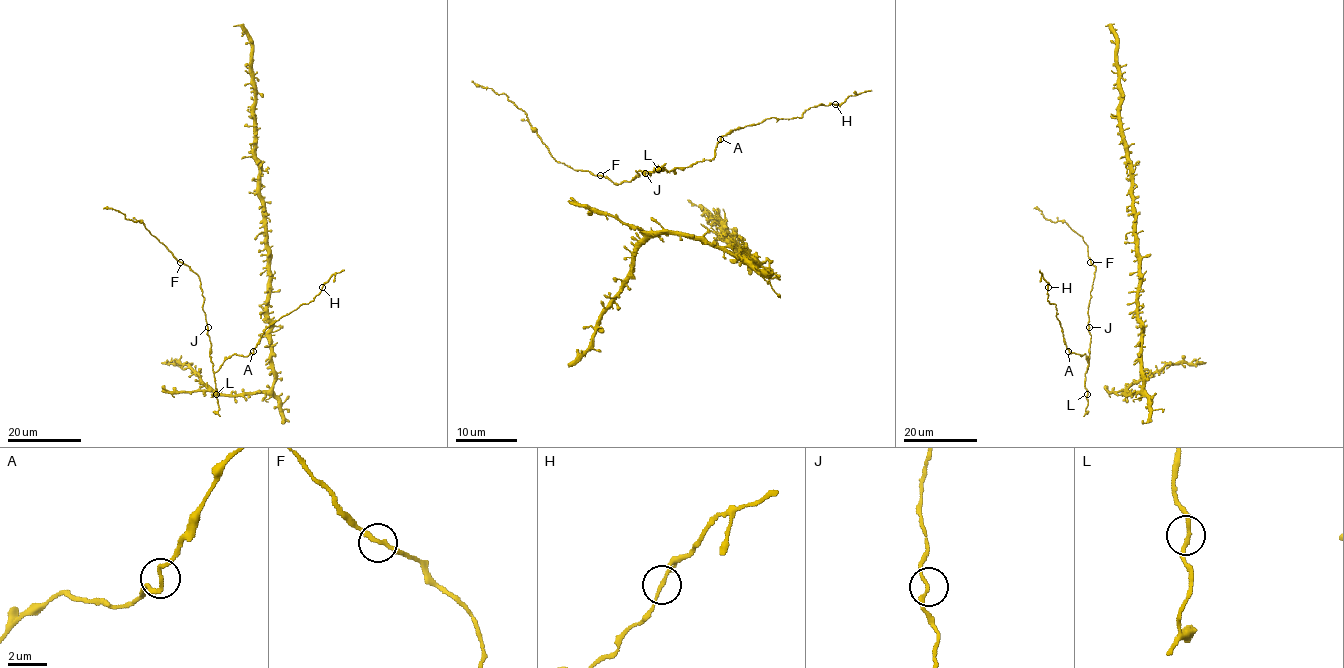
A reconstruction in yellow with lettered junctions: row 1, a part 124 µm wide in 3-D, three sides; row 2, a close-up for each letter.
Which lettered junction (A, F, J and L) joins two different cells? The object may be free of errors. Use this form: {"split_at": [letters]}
{"split_at": []}

